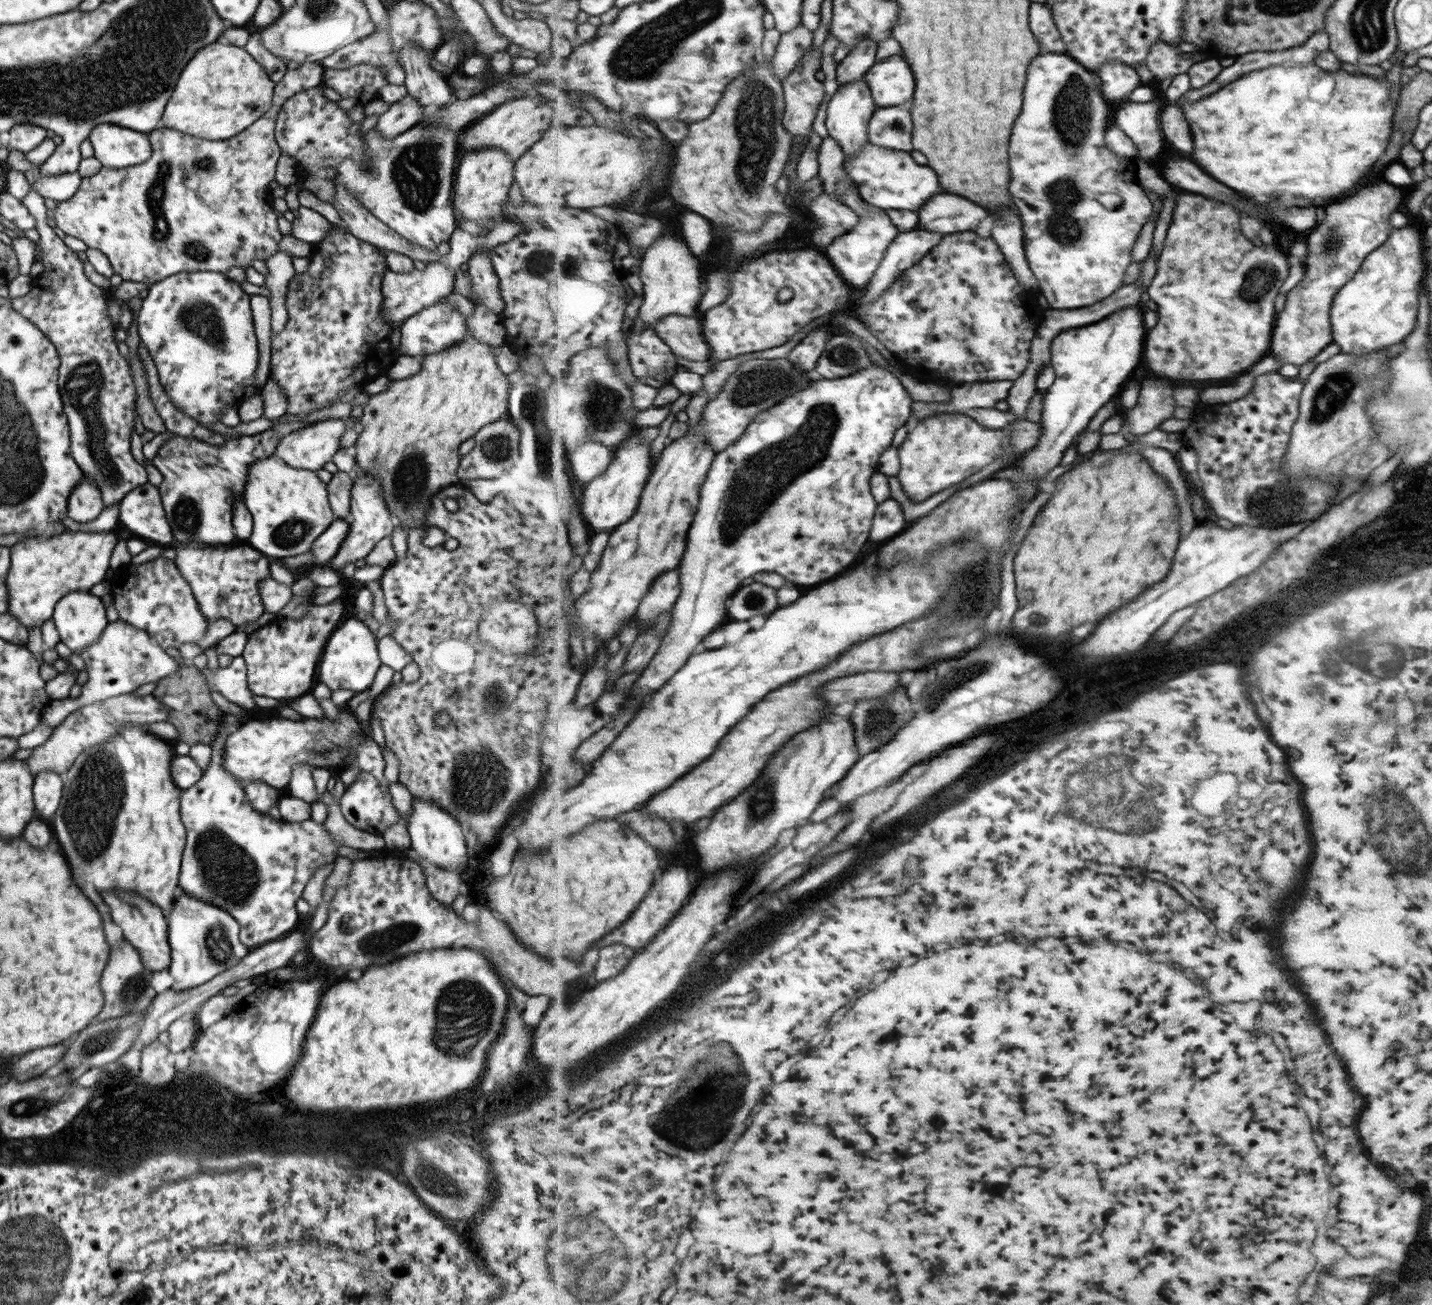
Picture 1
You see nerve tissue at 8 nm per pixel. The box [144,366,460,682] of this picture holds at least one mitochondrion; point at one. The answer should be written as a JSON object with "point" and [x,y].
{"point":[411,478]}

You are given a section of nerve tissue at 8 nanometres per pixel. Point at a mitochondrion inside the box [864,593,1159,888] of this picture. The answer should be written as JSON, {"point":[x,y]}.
{"point":[936,694]}

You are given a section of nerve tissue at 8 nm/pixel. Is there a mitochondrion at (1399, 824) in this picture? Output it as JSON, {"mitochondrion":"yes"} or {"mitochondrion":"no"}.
{"mitochondrion":"yes"}

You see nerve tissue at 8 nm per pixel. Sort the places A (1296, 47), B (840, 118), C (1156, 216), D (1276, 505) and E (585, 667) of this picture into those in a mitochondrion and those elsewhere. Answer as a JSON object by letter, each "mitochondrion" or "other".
{"A":"other","B":"other","C":"other","D":"mitochondrion","E":"other"}

